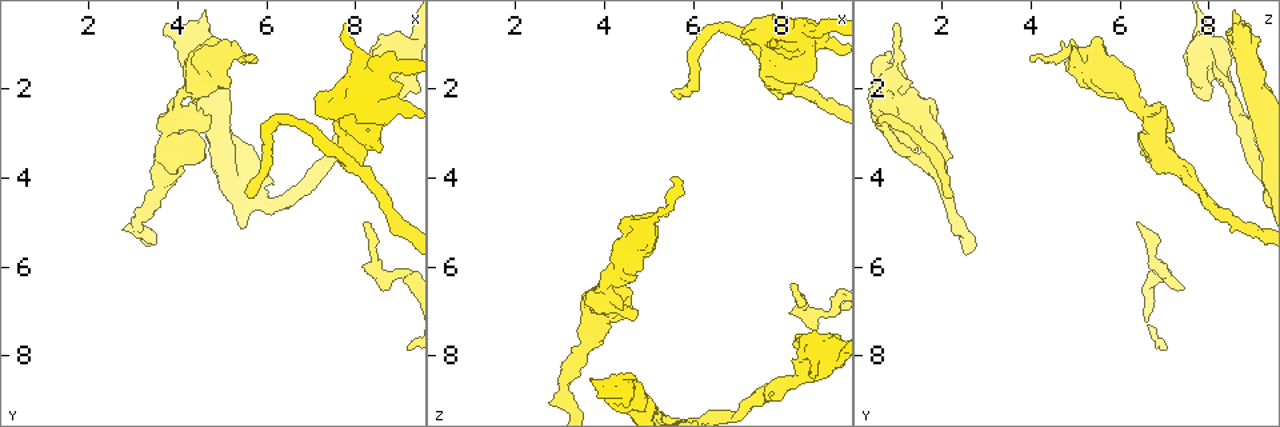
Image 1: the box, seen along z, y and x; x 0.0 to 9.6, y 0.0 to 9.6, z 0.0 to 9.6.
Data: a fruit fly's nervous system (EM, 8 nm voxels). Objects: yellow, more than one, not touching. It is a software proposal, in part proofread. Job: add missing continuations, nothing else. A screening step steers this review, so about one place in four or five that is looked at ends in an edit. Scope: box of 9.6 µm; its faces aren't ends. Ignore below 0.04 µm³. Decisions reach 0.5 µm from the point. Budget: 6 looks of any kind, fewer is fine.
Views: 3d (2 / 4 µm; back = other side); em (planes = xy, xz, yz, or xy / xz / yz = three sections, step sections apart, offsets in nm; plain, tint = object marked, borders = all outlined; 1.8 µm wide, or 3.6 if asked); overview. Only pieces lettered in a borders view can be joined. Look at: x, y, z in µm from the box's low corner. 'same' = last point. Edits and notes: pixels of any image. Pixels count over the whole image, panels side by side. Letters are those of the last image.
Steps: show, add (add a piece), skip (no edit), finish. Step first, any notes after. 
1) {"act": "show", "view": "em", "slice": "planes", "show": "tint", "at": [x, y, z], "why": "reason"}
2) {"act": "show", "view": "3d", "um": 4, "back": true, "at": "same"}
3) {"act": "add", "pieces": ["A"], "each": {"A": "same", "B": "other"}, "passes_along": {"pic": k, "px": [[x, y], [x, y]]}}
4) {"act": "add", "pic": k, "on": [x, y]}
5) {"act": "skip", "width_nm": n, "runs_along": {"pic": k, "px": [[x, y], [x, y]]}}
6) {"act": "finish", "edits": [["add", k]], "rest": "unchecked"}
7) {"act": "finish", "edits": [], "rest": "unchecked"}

{"act": "show", "view": "em", "slice": "xz", "step": 8, "show": "tint", "at": [4.75, 2.65, 7.15], "why": "branch stops here"}

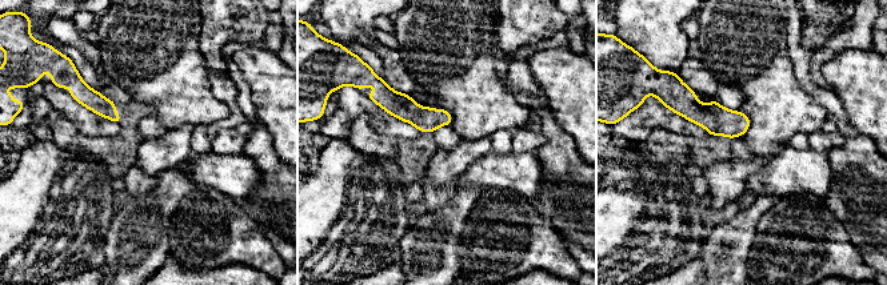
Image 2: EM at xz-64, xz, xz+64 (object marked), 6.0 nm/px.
{"act": "show", "view": "em", "slice": "xy", "step": 8, "show": "borders", "at": "same", "why": "cut it another way"}

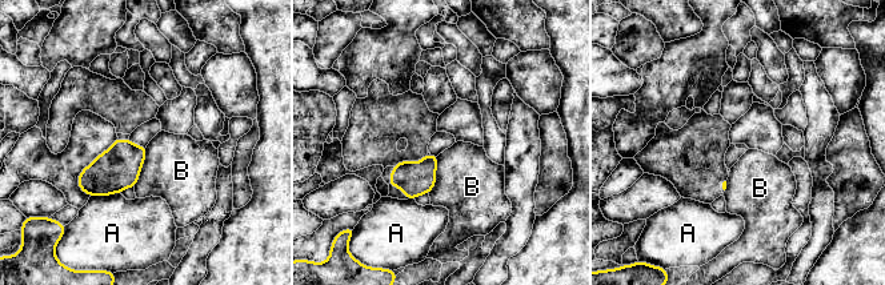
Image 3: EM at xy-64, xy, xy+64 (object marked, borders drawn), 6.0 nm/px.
{"act": "skip", "each": {"A": "other", "B": "other"}, "border": {"pic": 3, "px": [[147, 147], [144, 163], [133, 187]]}, "found": "no lettered piece goes on from it"}

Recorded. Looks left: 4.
{"act": "show", "view": "em", "um": 3.6, "slice": "planes", "show": "borders", "at": [8.15, 4.95, 6.40]}

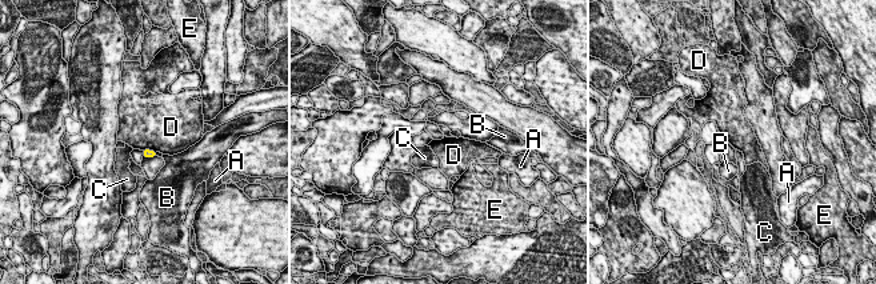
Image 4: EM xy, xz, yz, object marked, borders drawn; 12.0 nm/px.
{"act": "skip", "longest_contact_nm": ["D", 160], "each": {"A": "other", "B": "other", "C": "other", "D": "other", "E": "other"}, "border": {"pic": 4, "px": [[143, 150], [152, 150], [155, 152]]}, "found": "none of them fits"}

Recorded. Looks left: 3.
{"act": "show", "view": "3d", "um": 2, "at": [8.75, 6.45, 7.40], "why": "branch stops here"}

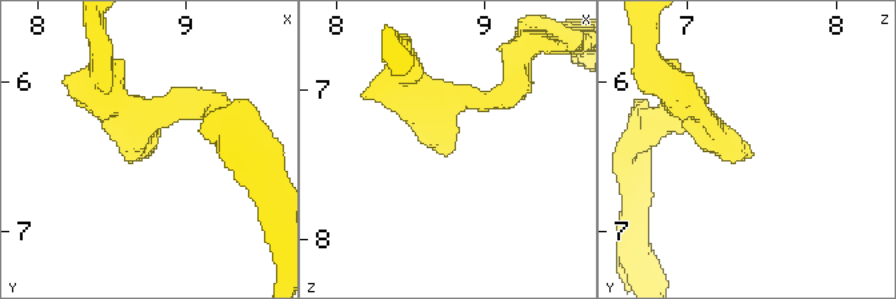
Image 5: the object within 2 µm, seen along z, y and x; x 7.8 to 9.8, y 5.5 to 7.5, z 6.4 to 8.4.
{"act": "show", "view": "em", "slice": "planes", "show": "tint", "at": [8.74, 6.46, 7.42], "arm_widths_nm": [190, 240], "why": "need the tissue"}

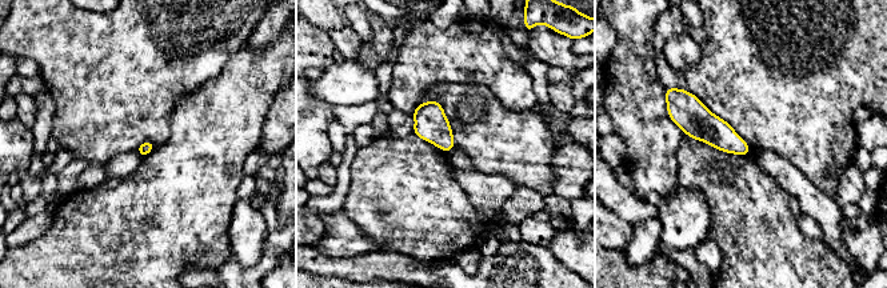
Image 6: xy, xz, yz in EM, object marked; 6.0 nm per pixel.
{"act": "show", "view": "em", "slice": "planes", "show": "borders", "at": "same"}

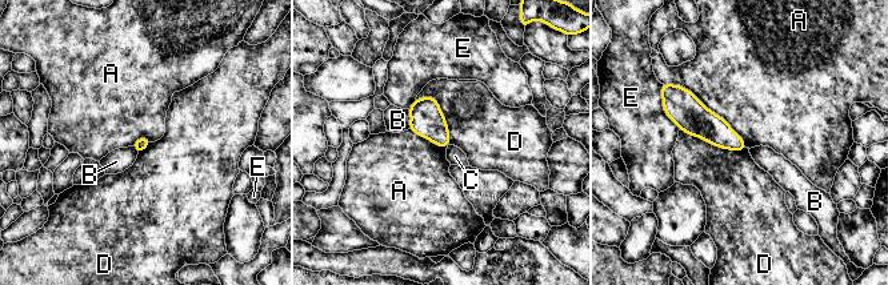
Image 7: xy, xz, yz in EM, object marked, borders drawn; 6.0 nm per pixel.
{"act": "skip", "each": {"A": "other", "B": "other", "C": "other", "D": "other", "E": "other"}, "border": {"pic": 7, "px": [[670, 83], [690, 89], [747, 147]]}, "found": "no lettered piece goes on from it"}

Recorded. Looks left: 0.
{"act": "finish", "edits": [], "rest": "unchecked"}

